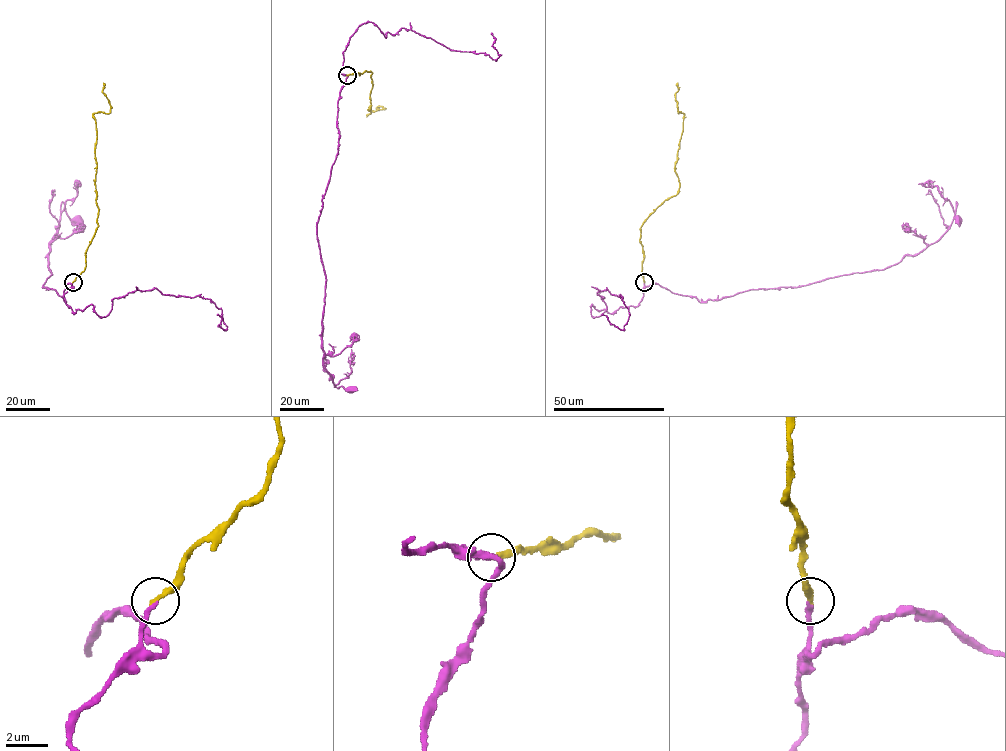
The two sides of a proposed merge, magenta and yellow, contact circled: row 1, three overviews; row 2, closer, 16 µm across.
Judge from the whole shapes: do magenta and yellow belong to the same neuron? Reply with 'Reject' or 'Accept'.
Reject

